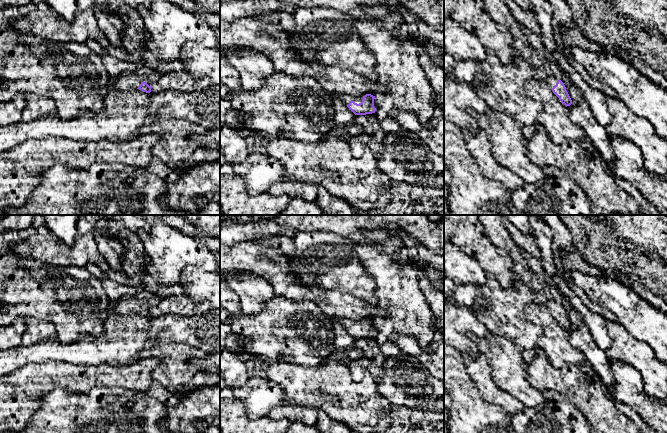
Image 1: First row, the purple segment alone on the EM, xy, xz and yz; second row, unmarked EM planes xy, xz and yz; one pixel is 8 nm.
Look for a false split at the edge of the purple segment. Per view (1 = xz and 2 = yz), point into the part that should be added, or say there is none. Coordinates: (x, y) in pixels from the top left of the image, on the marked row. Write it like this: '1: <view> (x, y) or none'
1: xz (345, 98)
2: yz (498, 10)

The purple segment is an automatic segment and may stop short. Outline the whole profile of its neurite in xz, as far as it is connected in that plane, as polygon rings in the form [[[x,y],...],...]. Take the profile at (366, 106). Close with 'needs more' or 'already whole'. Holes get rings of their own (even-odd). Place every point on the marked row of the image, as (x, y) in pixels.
[[[333,93],[334,99],[340,99],[355,115],[366,115],[375,113],[375,96],[366,94],[365,96],[350,96],[347,94]]]; needs more

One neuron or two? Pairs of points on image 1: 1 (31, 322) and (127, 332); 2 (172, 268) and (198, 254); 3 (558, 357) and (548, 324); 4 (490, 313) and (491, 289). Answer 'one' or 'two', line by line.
1: two
2: one
3: one
4: one

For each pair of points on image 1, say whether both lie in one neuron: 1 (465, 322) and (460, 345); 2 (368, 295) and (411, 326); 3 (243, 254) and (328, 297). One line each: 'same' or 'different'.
1: same
2: different
3: same

